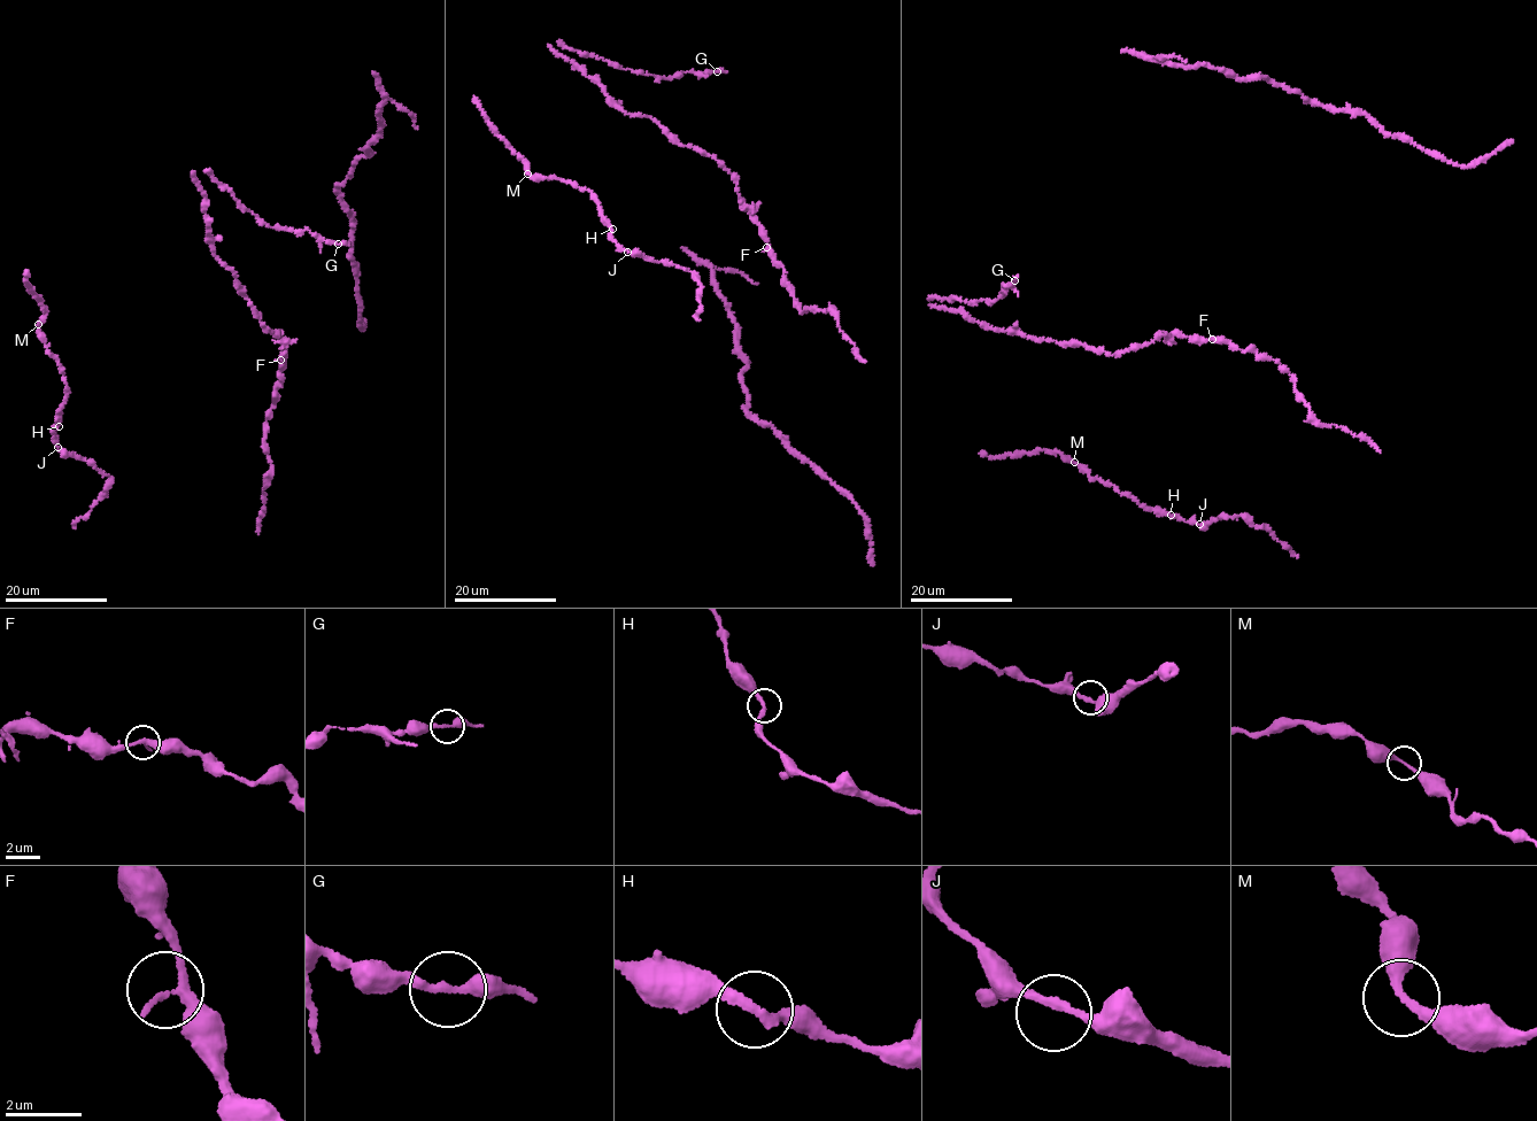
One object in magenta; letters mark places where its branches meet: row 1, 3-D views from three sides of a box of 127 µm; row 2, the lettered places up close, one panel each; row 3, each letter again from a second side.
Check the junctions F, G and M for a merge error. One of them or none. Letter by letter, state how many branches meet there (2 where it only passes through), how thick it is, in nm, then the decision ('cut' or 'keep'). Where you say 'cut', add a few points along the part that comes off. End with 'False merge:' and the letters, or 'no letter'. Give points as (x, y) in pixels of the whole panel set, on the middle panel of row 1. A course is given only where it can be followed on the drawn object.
F: 2 branches meet; 240 nm thick; keep
G: 2 branches meet; 240 nm thick; keep
M: 2 branches meet; 220 nm thick; keep
False merge: no letter

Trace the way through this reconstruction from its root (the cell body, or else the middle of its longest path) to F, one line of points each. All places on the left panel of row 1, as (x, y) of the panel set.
F: (276, 399), (276, 386), (284, 379), (280, 360)

